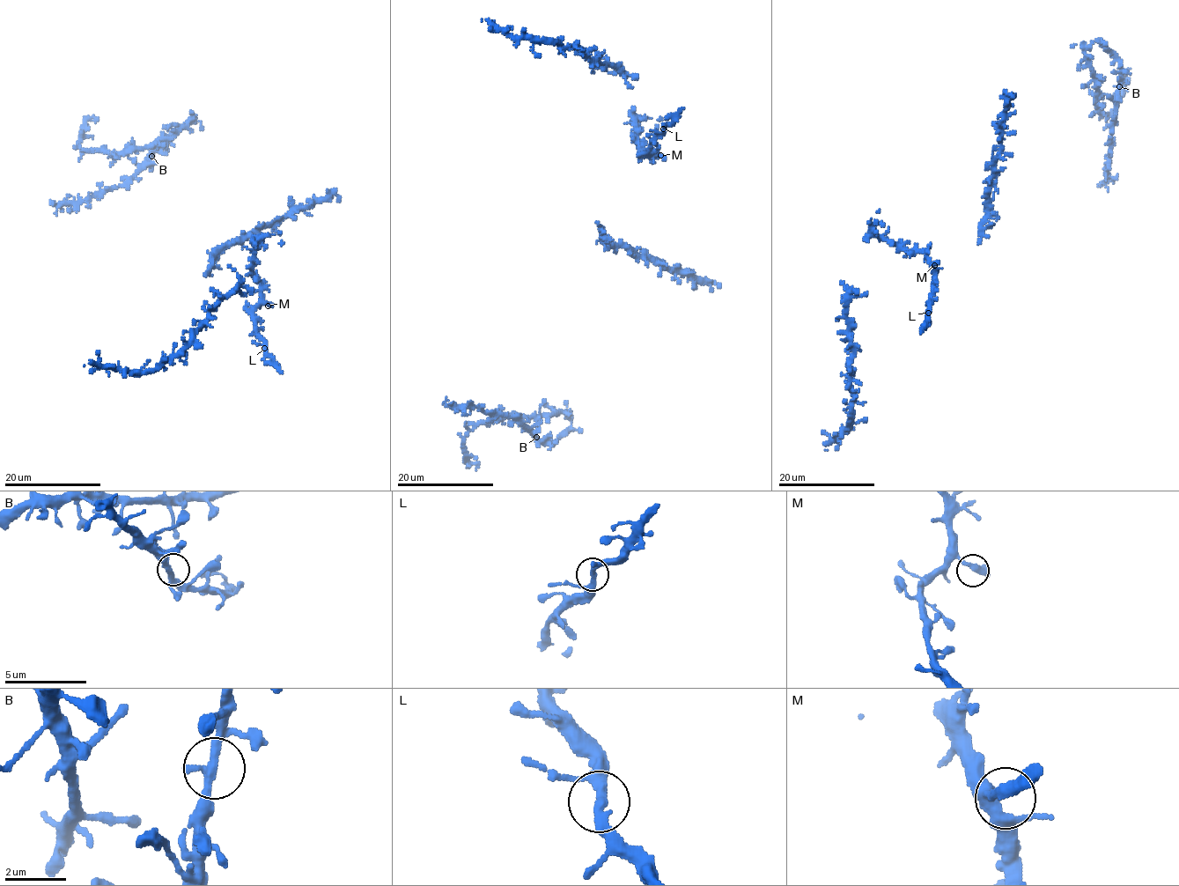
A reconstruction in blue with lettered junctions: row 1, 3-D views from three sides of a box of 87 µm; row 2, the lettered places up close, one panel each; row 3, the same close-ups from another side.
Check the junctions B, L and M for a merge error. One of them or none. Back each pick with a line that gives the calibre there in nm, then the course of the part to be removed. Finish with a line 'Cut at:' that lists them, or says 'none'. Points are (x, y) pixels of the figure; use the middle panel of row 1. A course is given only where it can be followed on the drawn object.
Cut at: none

